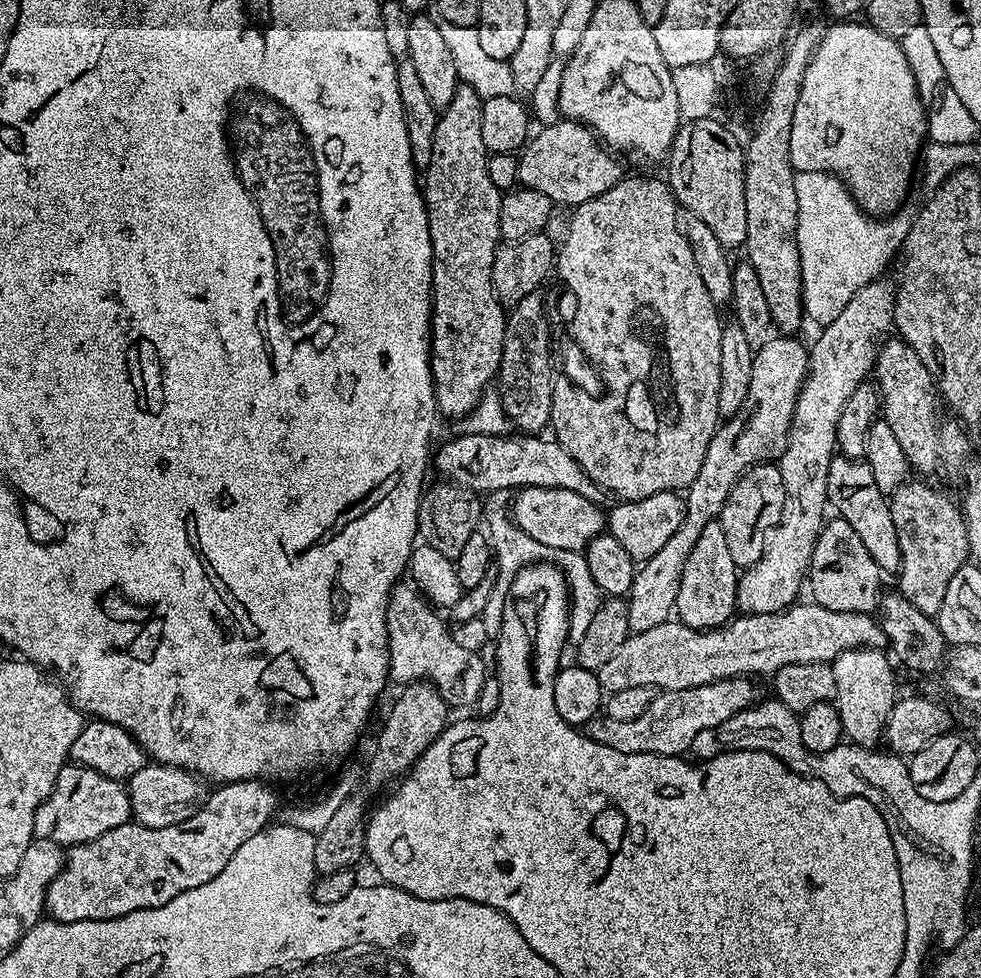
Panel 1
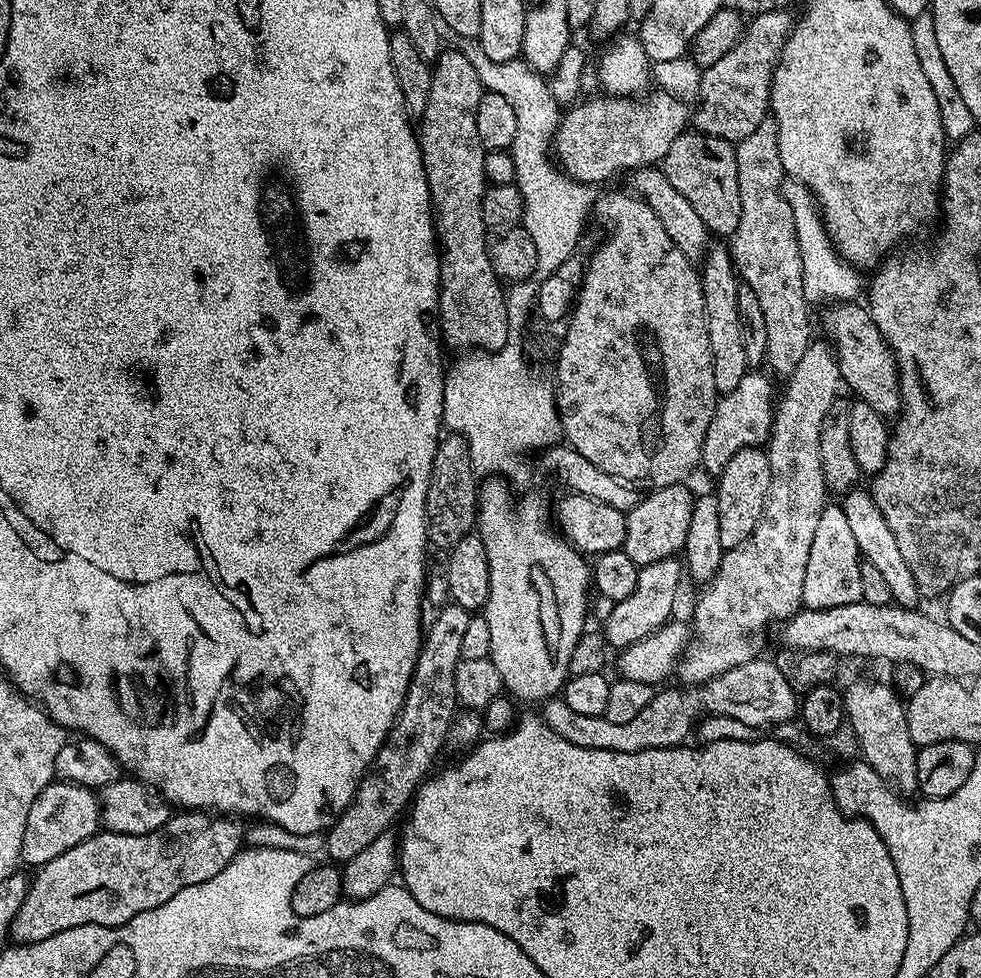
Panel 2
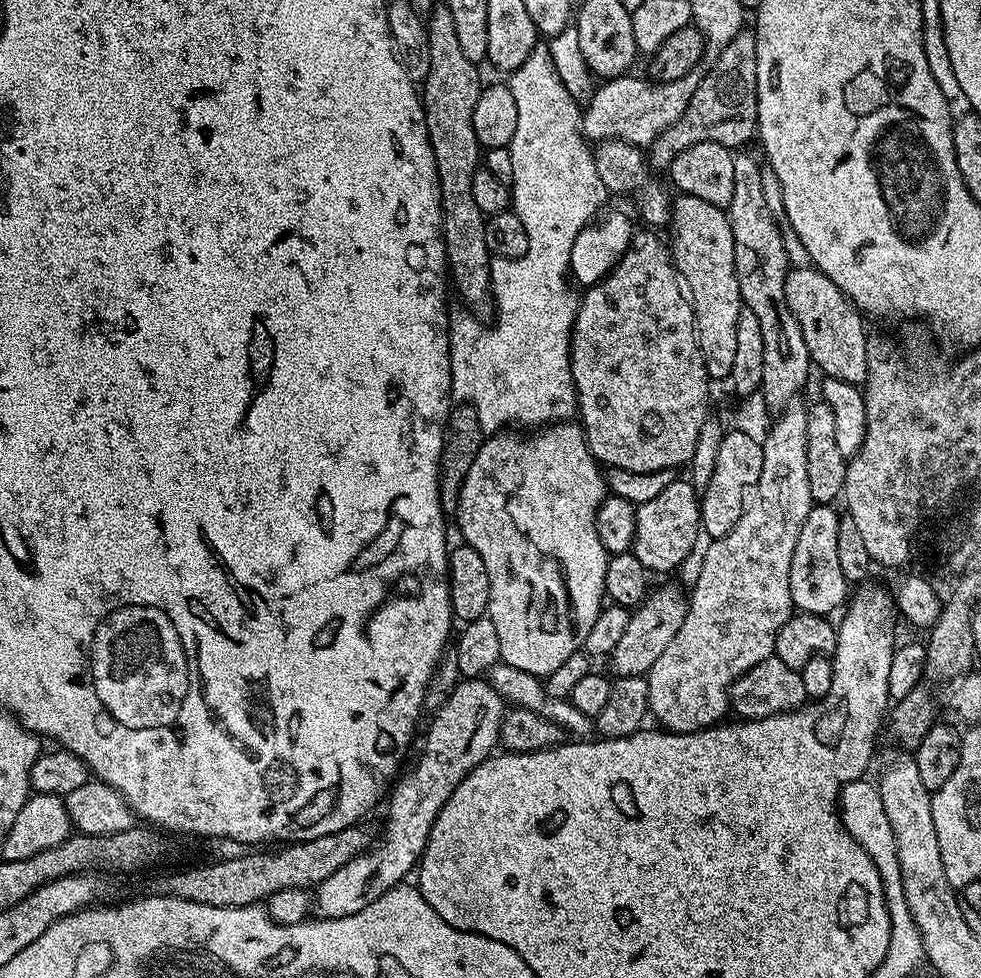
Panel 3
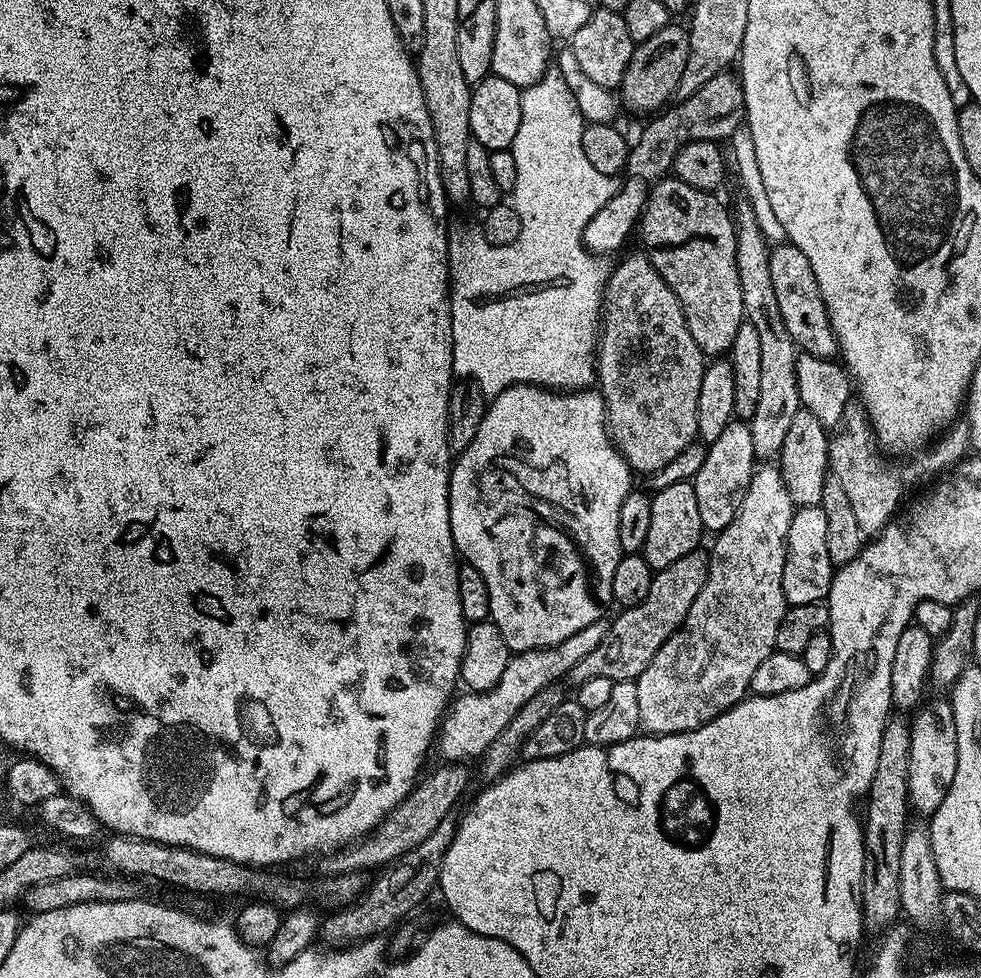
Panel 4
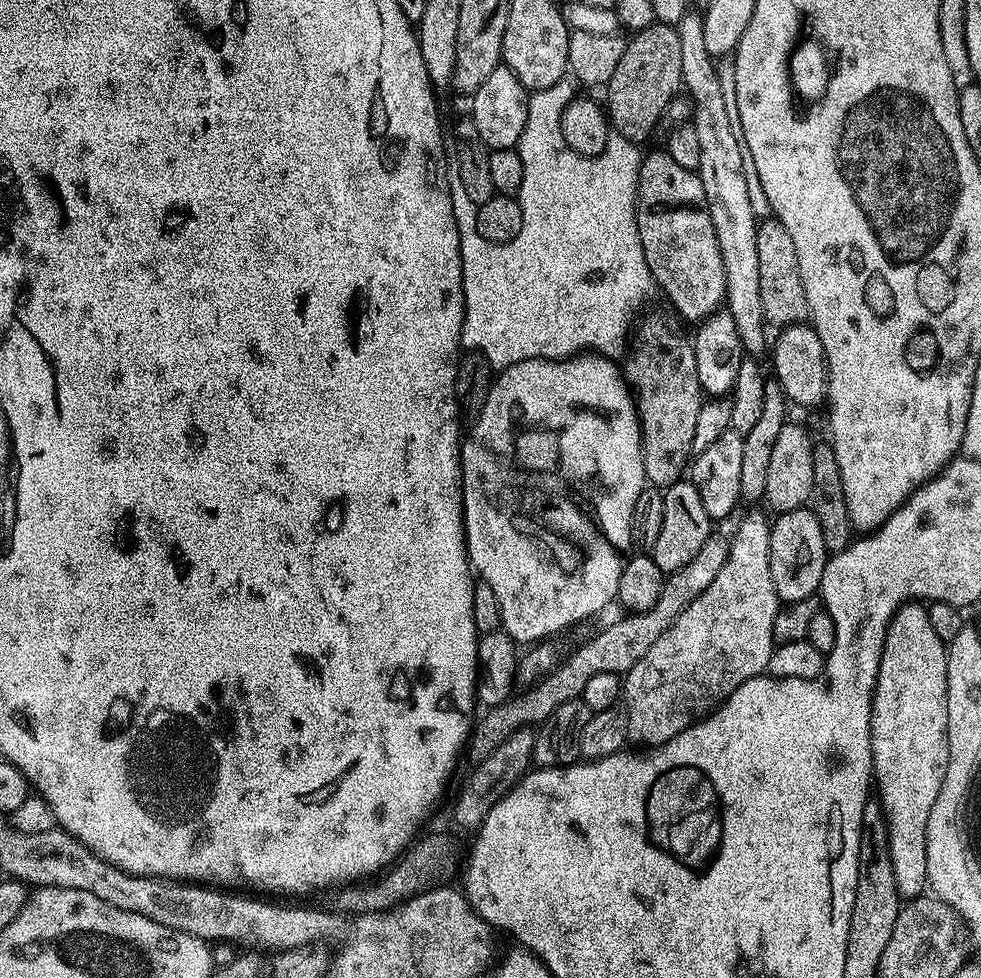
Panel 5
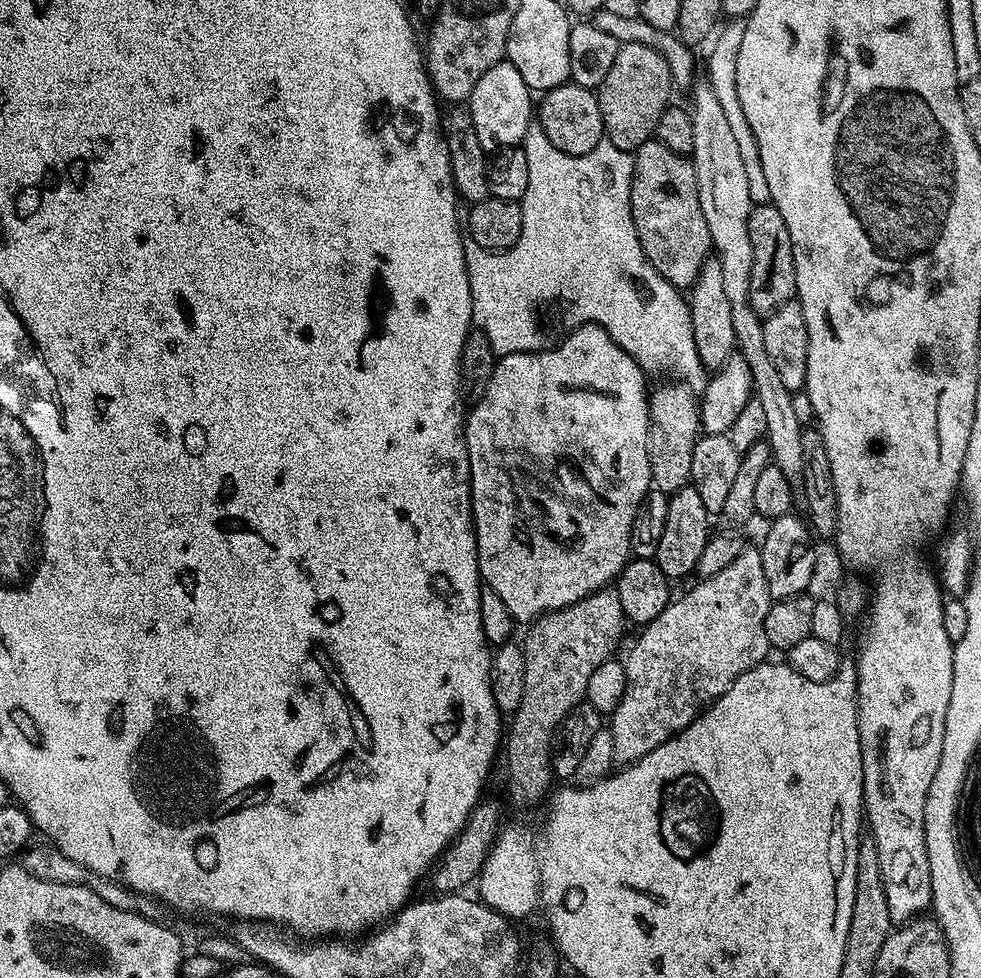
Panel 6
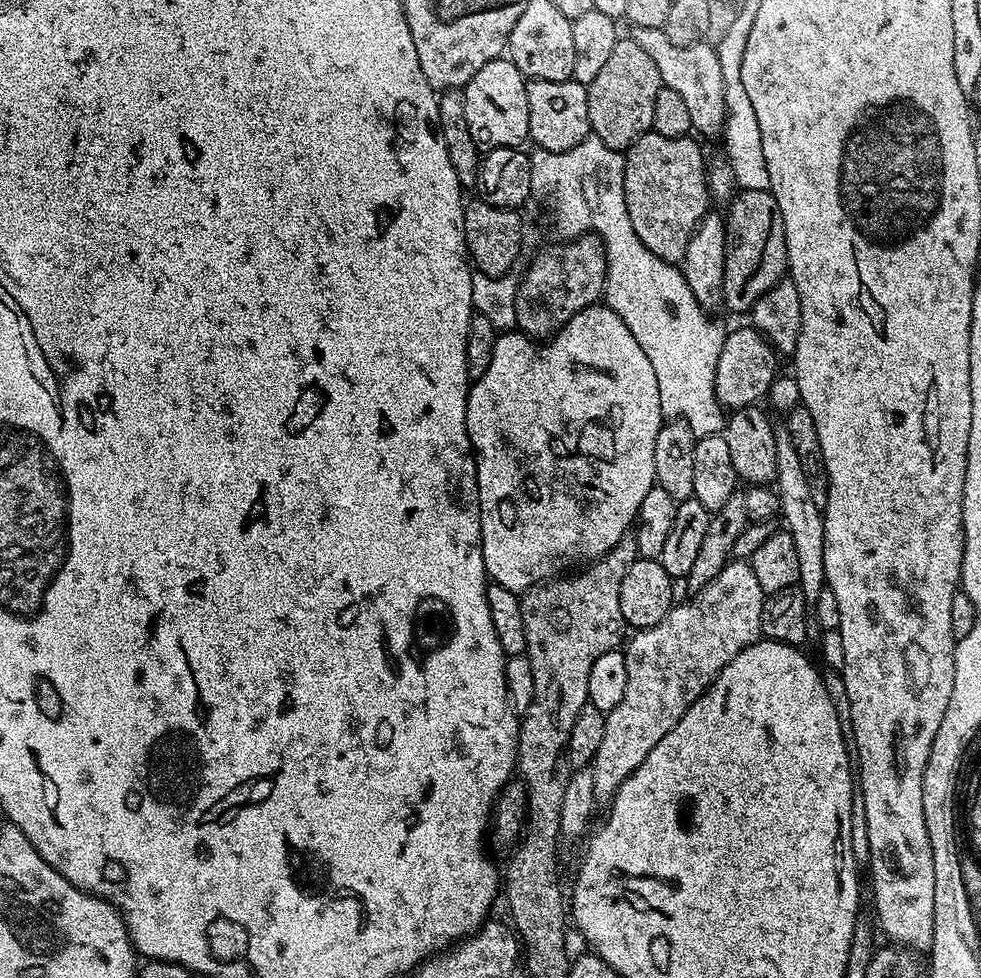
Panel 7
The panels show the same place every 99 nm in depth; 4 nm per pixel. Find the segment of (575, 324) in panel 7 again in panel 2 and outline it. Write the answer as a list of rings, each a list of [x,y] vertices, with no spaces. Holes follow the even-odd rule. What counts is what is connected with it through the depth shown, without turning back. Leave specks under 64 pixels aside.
[[[504,478],[485,480],[488,481],[485,484],[483,481],[478,488],[476,528],[486,546],[486,558],[490,562],[490,598],[482,610],[486,626],[490,626],[488,655],[494,662],[509,697],[517,701],[543,702],[555,697],[563,689],[564,682],[570,675],[570,654],[574,654],[578,638],[586,631],[584,619],[588,616],[590,564],[584,553],[565,540],[550,523],[549,505],[547,508],[535,494],[521,495],[517,499]]]

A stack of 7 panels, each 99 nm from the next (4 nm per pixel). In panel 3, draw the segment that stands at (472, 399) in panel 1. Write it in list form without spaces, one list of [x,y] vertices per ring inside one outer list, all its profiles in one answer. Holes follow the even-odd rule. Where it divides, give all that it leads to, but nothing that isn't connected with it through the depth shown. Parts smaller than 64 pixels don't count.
[[[442,2],[437,3],[426,17],[428,26],[428,41],[430,42],[430,74],[426,74],[422,85],[422,103],[424,106],[424,121],[428,131],[428,141],[434,150],[434,162],[438,170],[440,183],[440,205],[442,206],[442,232],[444,233],[444,249],[448,255],[448,276],[451,287],[468,304],[488,304],[492,283],[490,282],[490,266],[492,260],[486,246],[486,219],[474,203],[473,183],[476,169],[482,164],[482,149],[474,134],[474,106],[478,106],[481,69],[466,58],[462,45],[458,43],[458,33],[454,27],[454,18],[450,10]]]

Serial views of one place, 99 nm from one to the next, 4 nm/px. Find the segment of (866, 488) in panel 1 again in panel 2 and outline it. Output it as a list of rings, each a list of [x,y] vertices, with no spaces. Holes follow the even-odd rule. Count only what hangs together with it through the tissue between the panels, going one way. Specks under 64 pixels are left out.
[[[860,486],[853,487],[843,493],[842,507],[846,514],[846,522],[854,533],[854,542],[858,542],[858,550],[863,563],[875,566],[882,574],[883,580],[888,584],[893,603],[900,608],[910,610],[919,607],[921,594],[918,590],[918,582],[914,582],[914,574],[910,574],[910,566],[906,566],[902,554],[898,551],[898,542],[891,532],[886,518],[882,518],[882,512],[874,502],[871,491],[860,489]]]

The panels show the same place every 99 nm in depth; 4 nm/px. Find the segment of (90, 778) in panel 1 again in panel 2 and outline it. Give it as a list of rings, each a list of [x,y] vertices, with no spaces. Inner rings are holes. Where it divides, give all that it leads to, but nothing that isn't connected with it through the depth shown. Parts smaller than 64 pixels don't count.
[[[53,782],[42,790],[42,794],[36,796],[34,806],[30,806],[30,815],[26,818],[26,834],[22,834],[22,850],[20,859],[26,865],[39,866],[50,862],[50,858],[58,858],[58,854],[66,854],[78,842],[86,842],[86,838],[96,835],[101,827],[100,802],[97,793],[90,788],[84,788],[81,784],[65,784]]]

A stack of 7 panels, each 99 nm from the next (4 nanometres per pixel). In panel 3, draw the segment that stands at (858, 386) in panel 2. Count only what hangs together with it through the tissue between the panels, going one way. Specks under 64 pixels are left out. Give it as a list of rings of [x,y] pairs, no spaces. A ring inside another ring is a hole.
[[[815,266],[808,268],[793,267],[786,278],[786,304],[790,306],[790,312],[794,318],[798,318],[798,326],[802,326],[802,342],[806,342],[808,359],[813,365],[816,364],[830,380],[841,380],[847,384],[863,385],[868,378],[868,332],[864,329],[865,317],[859,308],[826,278],[826,274],[819,272]]]

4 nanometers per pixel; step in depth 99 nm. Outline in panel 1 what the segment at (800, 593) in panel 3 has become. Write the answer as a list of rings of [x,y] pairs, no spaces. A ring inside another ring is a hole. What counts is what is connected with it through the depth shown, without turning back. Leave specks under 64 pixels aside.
[[[832,518],[820,531],[818,542],[814,546],[812,560],[808,564],[807,587],[812,587],[811,599],[826,606],[826,610],[839,612],[875,613],[882,595],[880,588],[882,573],[878,562],[870,558],[866,546],[854,534],[850,522]]]

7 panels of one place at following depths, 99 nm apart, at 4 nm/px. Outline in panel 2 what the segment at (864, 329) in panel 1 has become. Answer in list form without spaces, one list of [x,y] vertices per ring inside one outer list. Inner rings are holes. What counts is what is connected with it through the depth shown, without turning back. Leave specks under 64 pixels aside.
[[[813,342],[808,345],[802,362],[794,368],[794,374],[786,377],[788,384],[784,388],[784,397],[779,397],[772,418],[772,434],[766,441],[766,451],[770,462],[770,486],[768,501],[764,503],[764,513],[756,529],[746,542],[737,548],[725,551],[722,562],[712,579],[703,585],[704,593],[696,604],[690,619],[690,639],[684,655],[680,657],[678,676],[685,685],[702,685],[715,676],[742,666],[761,655],[760,647],[764,644],[764,631],[771,624],[783,625],[785,620],[801,611],[802,582],[806,578],[806,561],[810,558],[810,542],[814,542],[814,533],[818,518],[830,493],[822,474],[822,454],[820,453],[820,428],[828,411],[837,403],[836,391],[842,388],[840,367],[835,351],[827,343]]]

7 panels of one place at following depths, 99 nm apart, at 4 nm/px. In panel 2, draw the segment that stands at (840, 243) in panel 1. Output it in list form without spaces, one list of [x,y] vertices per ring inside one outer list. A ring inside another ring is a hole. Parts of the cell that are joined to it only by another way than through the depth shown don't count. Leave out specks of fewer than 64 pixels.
[[[789,183],[786,195],[790,202],[790,210],[794,210],[794,226],[798,230],[798,250],[802,250],[804,263],[804,296],[809,305],[823,305],[825,302],[852,302],[861,295],[861,273],[853,268],[847,260],[840,257],[832,245],[832,238],[824,226],[816,197],[805,184]]]

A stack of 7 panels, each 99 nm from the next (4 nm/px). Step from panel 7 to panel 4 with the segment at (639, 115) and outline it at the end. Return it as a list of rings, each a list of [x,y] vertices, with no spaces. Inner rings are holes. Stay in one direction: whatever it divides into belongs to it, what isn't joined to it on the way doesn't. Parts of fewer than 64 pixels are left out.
[[[669,22],[665,28],[658,30],[658,34],[650,34],[650,38],[639,41],[633,47],[630,66],[626,66],[626,74],[618,89],[623,107],[625,104],[632,112],[655,114],[676,96],[676,87],[680,85],[682,70],[686,70],[690,54],[689,35],[687,27],[679,28],[676,22]]]

